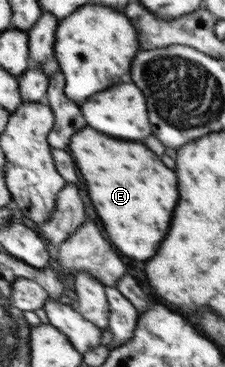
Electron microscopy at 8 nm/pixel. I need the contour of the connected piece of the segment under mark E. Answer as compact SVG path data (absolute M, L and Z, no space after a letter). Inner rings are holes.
M91 126L73 136L71 156L77 160L87 180L91 200L111 242L131 258L153 258L171 228L173 210L179 202L179 180L175 170L167 168L145 144L115 140Z

